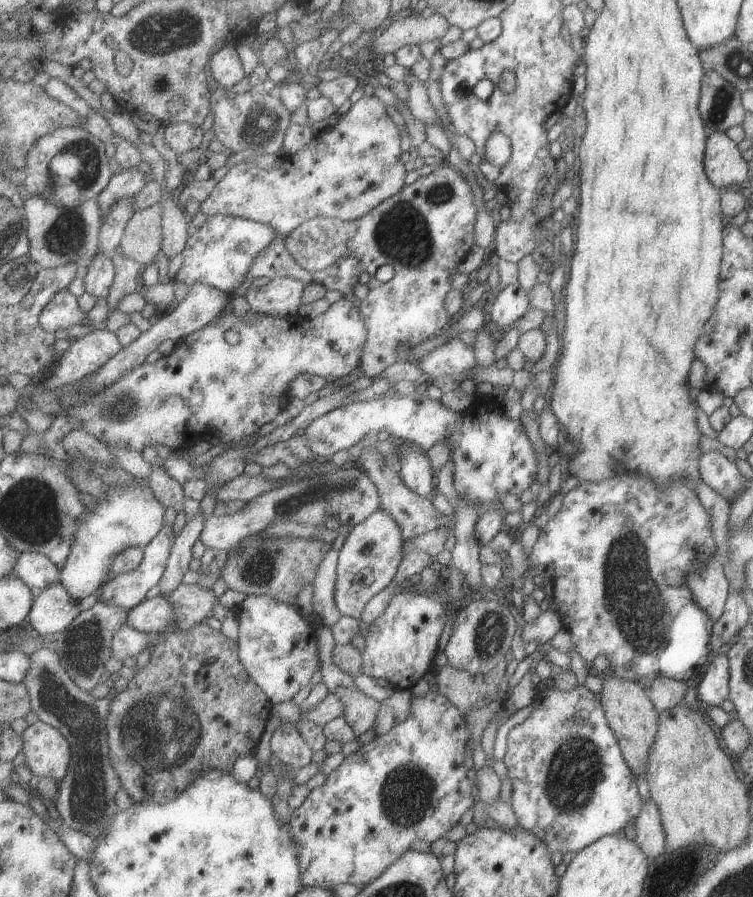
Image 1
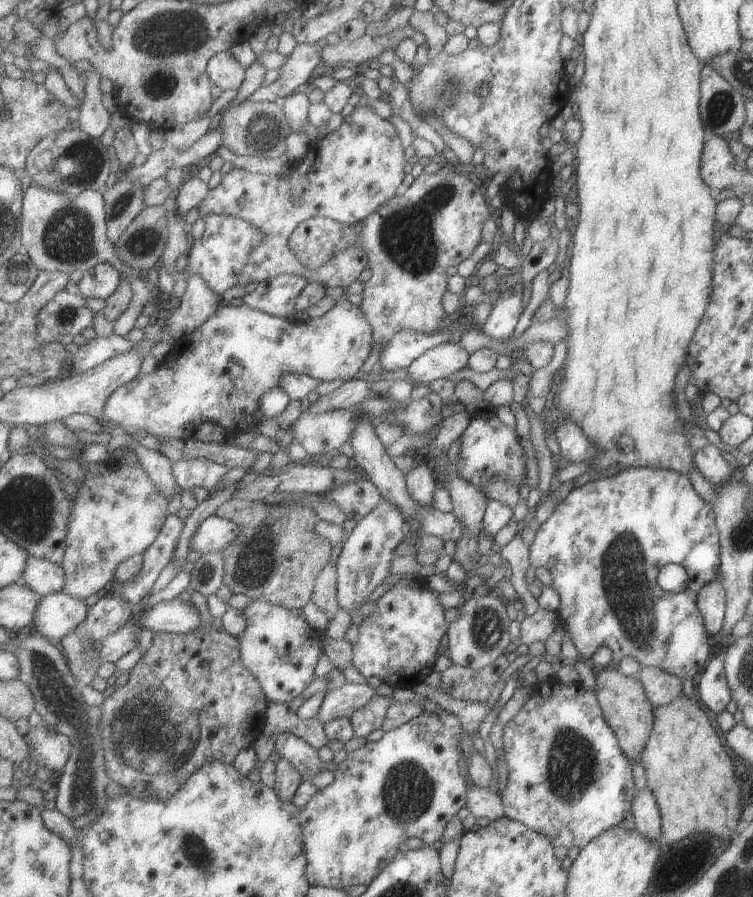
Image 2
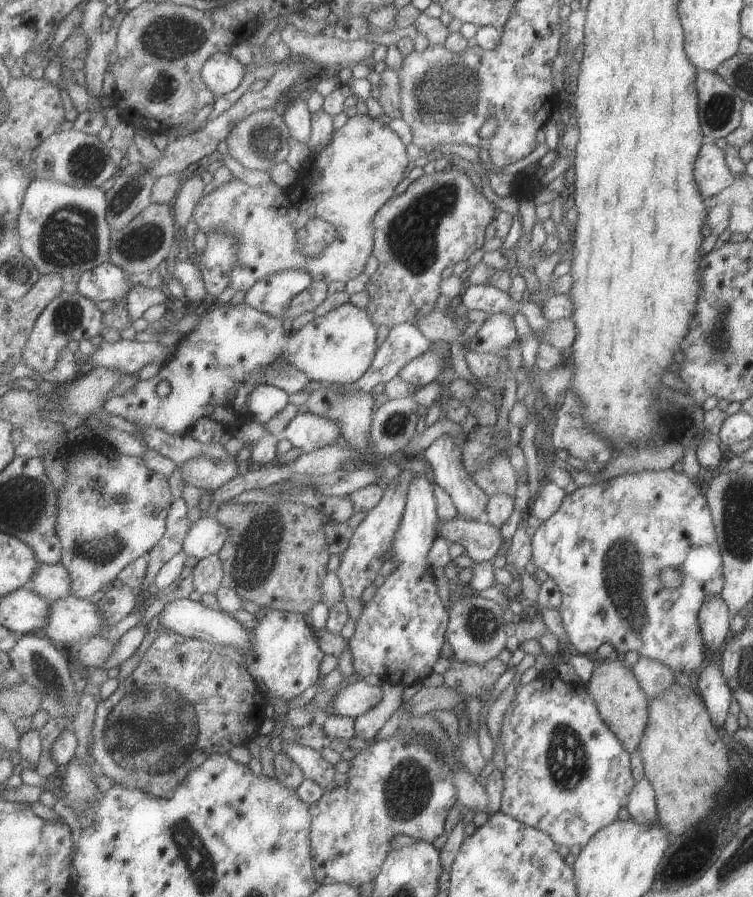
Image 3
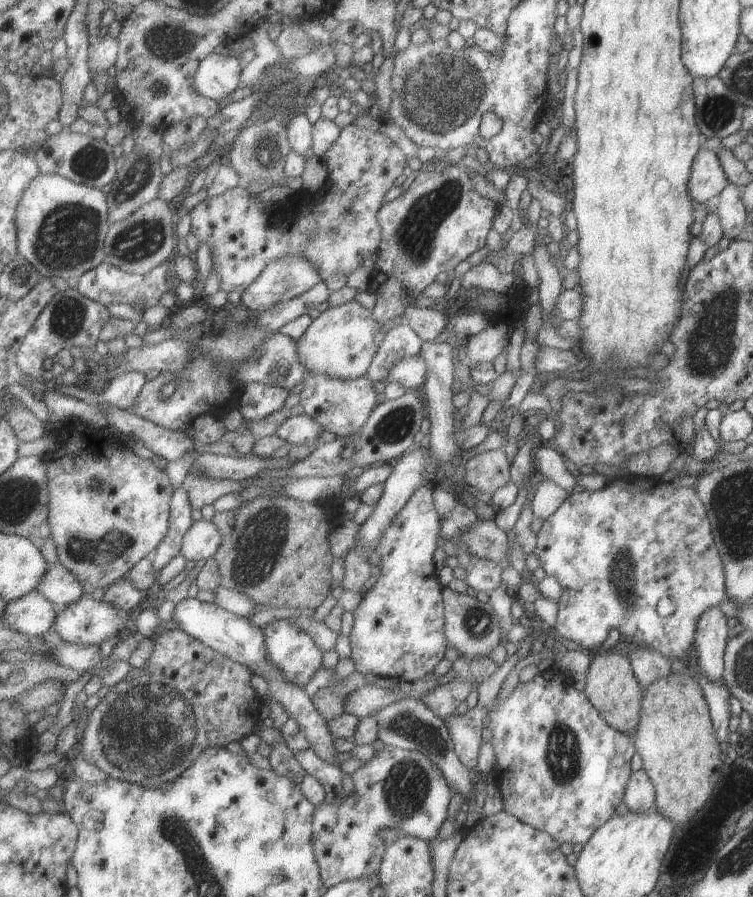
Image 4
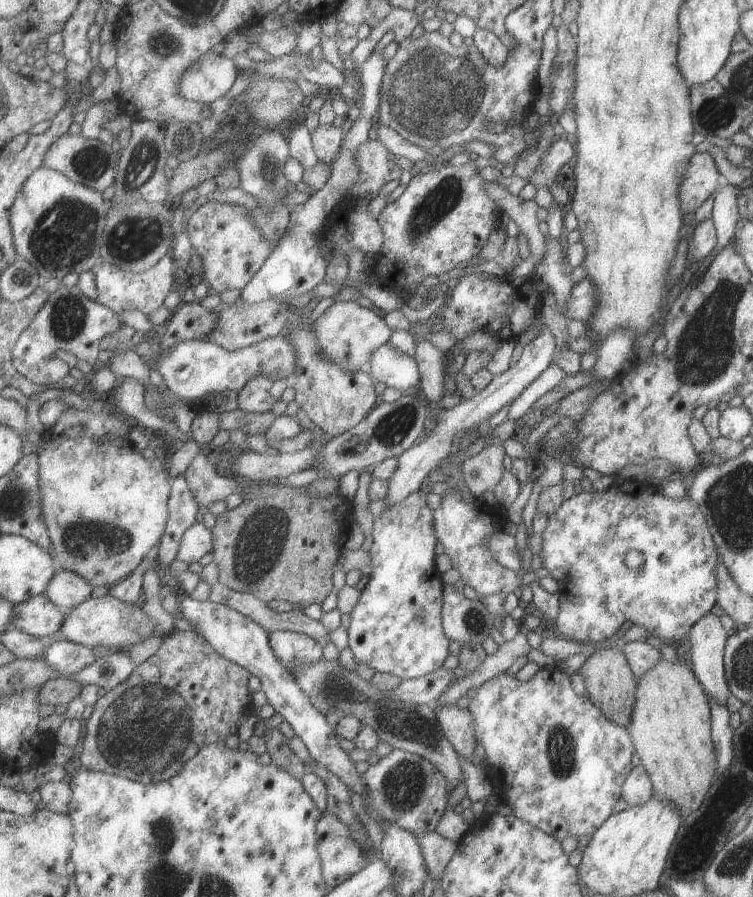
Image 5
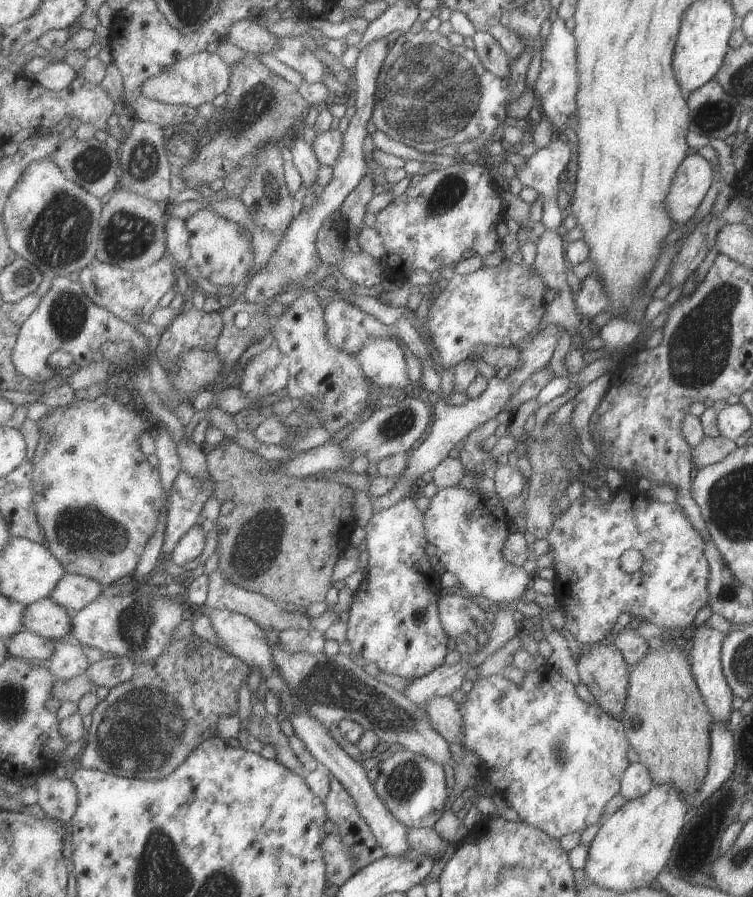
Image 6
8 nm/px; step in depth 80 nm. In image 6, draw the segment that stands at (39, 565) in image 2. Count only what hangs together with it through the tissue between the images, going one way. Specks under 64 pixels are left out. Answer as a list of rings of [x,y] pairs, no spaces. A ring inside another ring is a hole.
[[[66,573],[50,598],[74,614],[87,608],[93,600],[101,596],[105,586],[101,581],[84,575]]]

